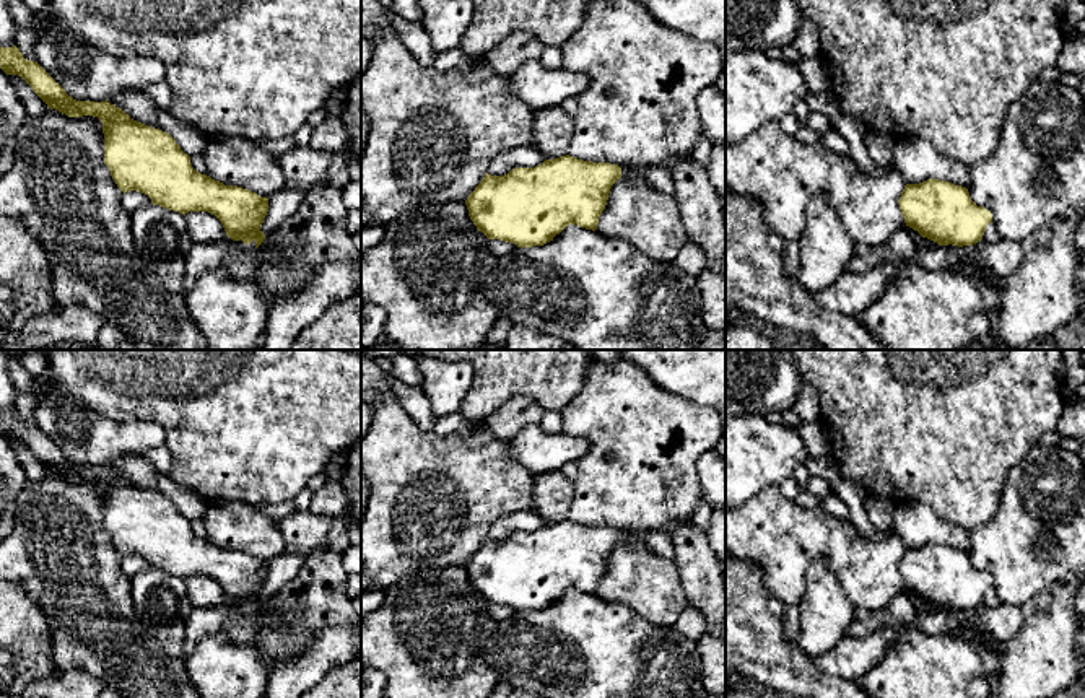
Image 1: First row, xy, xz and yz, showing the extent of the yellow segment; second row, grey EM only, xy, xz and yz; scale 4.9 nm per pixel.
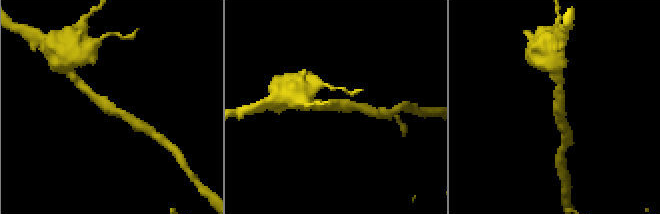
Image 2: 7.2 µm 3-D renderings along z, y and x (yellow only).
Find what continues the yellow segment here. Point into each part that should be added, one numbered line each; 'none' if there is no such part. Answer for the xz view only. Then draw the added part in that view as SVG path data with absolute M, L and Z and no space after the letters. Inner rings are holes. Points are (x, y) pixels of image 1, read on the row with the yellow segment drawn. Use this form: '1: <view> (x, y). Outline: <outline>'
none

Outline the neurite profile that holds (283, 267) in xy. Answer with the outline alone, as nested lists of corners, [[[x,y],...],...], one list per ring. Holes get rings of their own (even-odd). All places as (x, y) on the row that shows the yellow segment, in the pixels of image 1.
[[[325,177],[306,192],[296,212],[255,249],[252,278],[273,303],[291,298],[319,262],[355,264],[361,252],[346,226],[343,190]]]

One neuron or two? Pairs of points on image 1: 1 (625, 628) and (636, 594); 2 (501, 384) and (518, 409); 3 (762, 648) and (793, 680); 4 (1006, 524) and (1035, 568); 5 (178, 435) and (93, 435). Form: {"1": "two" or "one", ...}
{"1": "two", "2": "two", "3": "one", "4": "one", "5": "two"}

